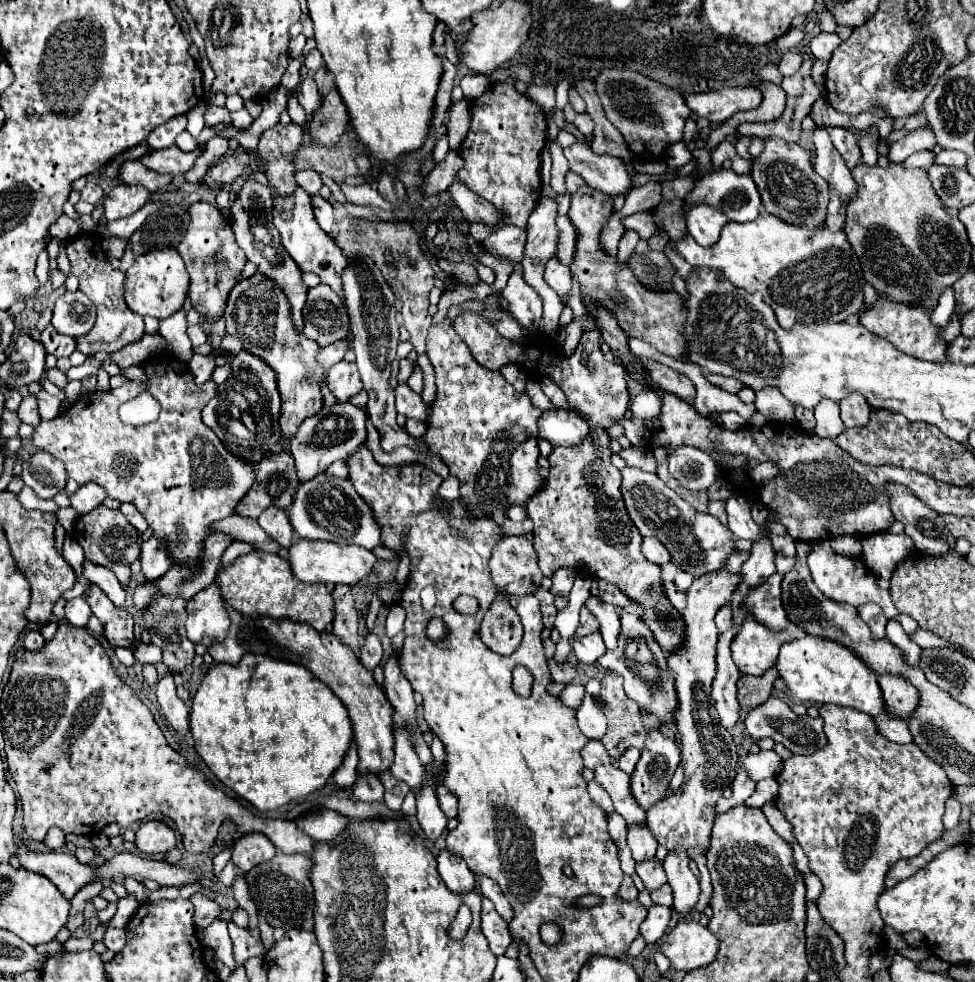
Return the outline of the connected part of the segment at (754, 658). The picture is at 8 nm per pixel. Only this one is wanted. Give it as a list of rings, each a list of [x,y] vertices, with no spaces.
[[[745,618],[731,642],[731,656],[741,674],[761,676],[775,664],[783,640],[805,635],[803,628],[789,623],[789,628],[777,636],[759,622],[753,622],[753,618]]]

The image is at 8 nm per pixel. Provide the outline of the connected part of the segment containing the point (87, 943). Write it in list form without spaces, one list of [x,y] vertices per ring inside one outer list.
[[[101,926],[101,928],[97,928],[95,932],[91,932],[89,936],[85,936],[85,938],[69,938],[65,944],[63,944],[63,948],[67,950],[67,952],[79,952],[79,950],[89,950],[91,946],[93,946],[93,942],[95,940],[101,940],[103,938],[103,932],[105,932],[105,928]]]

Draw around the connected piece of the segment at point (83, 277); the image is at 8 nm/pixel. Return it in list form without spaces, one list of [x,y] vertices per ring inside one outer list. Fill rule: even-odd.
[[[81,234],[67,244],[71,274],[75,274],[79,278],[79,290],[85,292],[97,306],[97,320],[95,320],[93,328],[85,336],[77,338],[77,350],[83,352],[85,356],[93,356],[97,352],[115,352],[115,350],[123,348],[125,344],[139,340],[145,332],[143,324],[141,324],[141,316],[133,314],[125,306],[123,290],[121,290],[121,282],[125,280],[125,274],[121,270],[115,270],[109,264],[105,252],[101,250],[101,246],[97,242],[99,240],[95,236]]]

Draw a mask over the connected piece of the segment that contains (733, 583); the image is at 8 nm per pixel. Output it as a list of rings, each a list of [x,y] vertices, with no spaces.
[[[725,568],[693,580],[693,584],[687,588],[687,608],[681,612],[687,624],[685,646],[667,658],[671,672],[675,672],[675,690],[681,702],[675,726],[679,730],[685,782],[677,792],[667,796],[665,802],[659,802],[653,806],[653,810],[647,812],[647,826],[651,828],[657,842],[667,848],[667,852],[677,848],[709,850],[709,836],[717,816],[717,800],[723,796],[723,790],[731,786],[737,772],[737,748],[731,734],[717,718],[715,702],[711,698],[711,682],[715,678],[715,646],[719,636],[713,618],[721,606],[731,602],[731,596],[735,594],[741,580],[741,574],[731,574]]]

